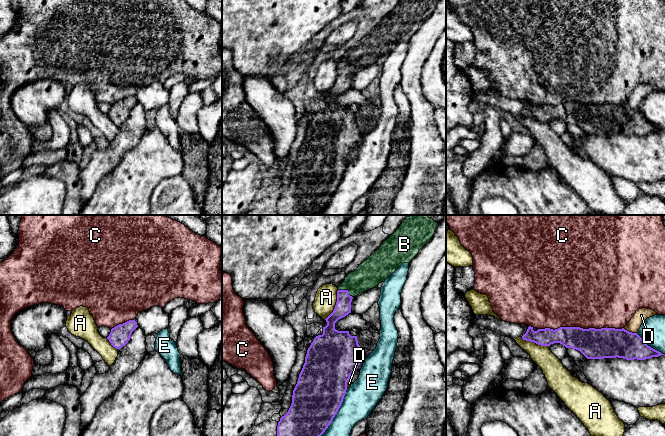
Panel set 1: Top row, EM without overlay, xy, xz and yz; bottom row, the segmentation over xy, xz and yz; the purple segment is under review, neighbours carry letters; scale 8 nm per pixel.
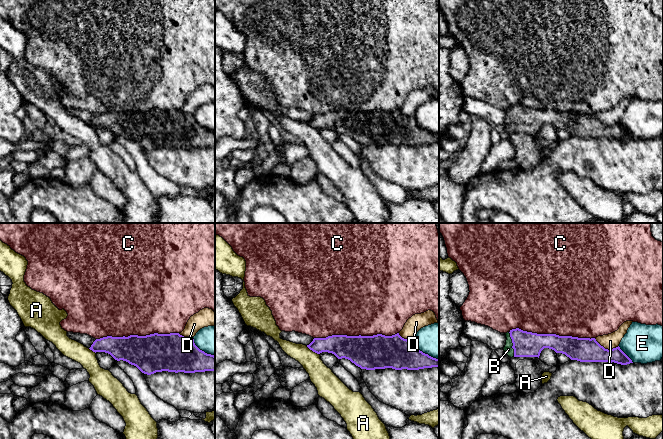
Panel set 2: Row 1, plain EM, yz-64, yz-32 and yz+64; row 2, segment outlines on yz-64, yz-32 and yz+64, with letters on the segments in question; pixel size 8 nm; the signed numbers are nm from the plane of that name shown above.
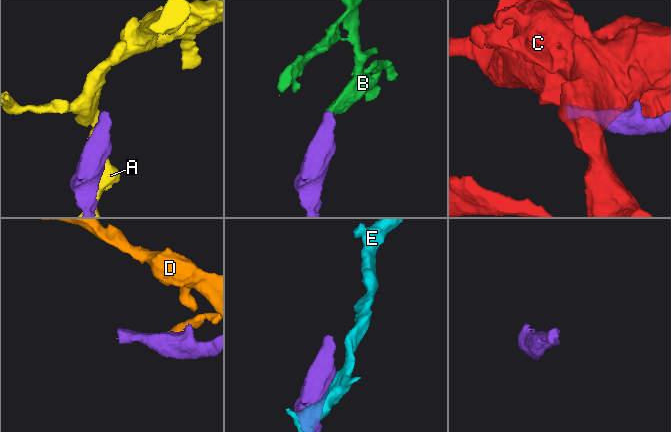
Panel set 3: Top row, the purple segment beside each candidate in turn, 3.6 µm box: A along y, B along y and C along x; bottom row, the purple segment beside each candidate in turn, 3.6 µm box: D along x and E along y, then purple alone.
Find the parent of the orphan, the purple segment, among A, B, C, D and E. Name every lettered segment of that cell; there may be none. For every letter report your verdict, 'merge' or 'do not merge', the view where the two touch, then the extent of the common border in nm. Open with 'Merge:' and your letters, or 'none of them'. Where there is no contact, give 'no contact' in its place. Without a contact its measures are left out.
Merge: B
A: do not merge | xz | 260 nm
B: merge | xz | 140 nm
C: do not merge | yz | 700 nm
D: do not merge | yz | 120 nm
E: do not merge | xz | 480 nm

